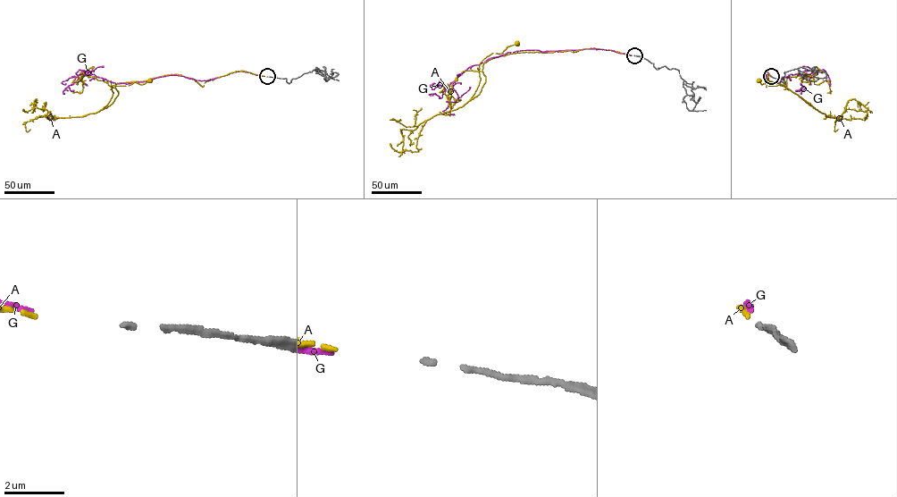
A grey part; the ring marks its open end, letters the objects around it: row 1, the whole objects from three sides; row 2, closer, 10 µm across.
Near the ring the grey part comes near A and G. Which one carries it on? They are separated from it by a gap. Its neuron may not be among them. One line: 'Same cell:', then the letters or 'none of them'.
Same cell: A

